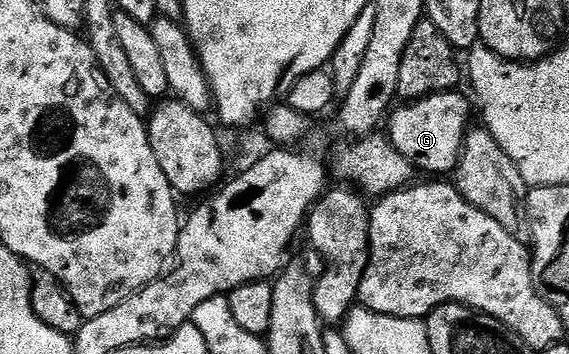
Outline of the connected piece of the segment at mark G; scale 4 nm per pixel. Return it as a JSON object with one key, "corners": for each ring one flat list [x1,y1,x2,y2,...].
{"corners":[[462,92,429,94,427,98,419,98,409,104,402,104,402,107,399,105,389,115,390,142,396,148,396,152,400,152,400,156,404,156,404,160,410,162,415,171,427,170,430,173,427,175,430,176,446,176,457,170,458,159,462,157,462,145,466,139,466,132,472,126,470,122,472,102,467,95,466,98]]}

